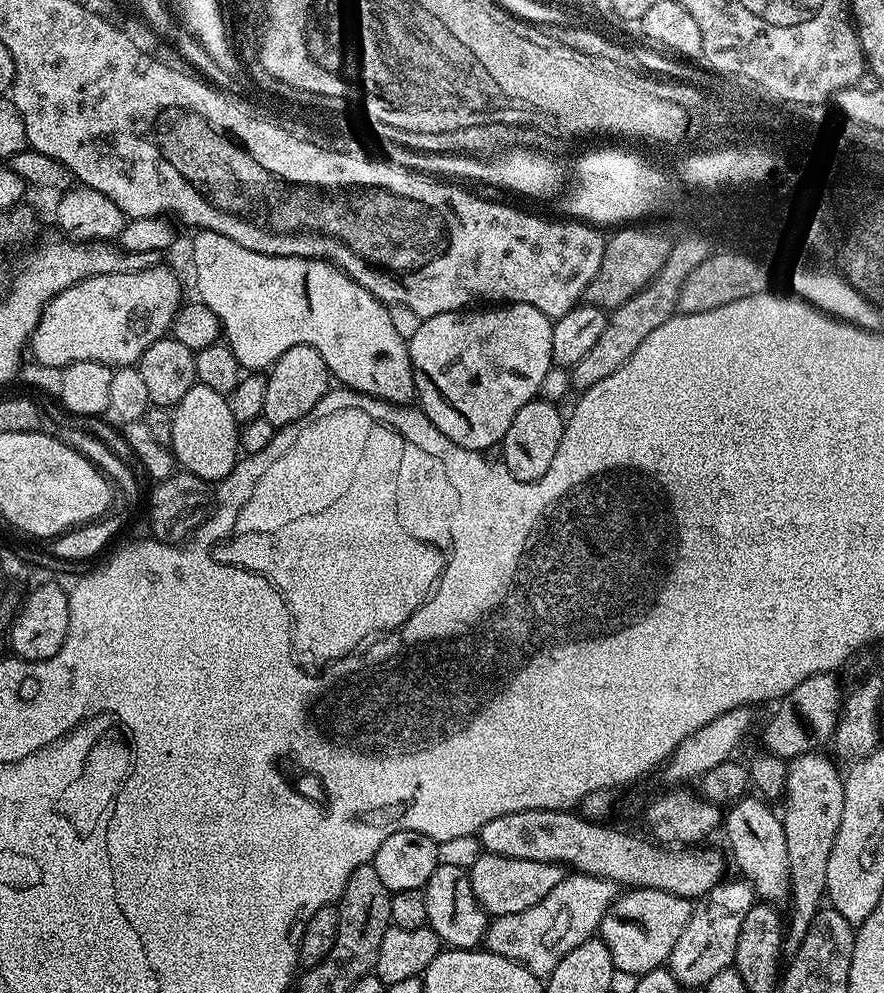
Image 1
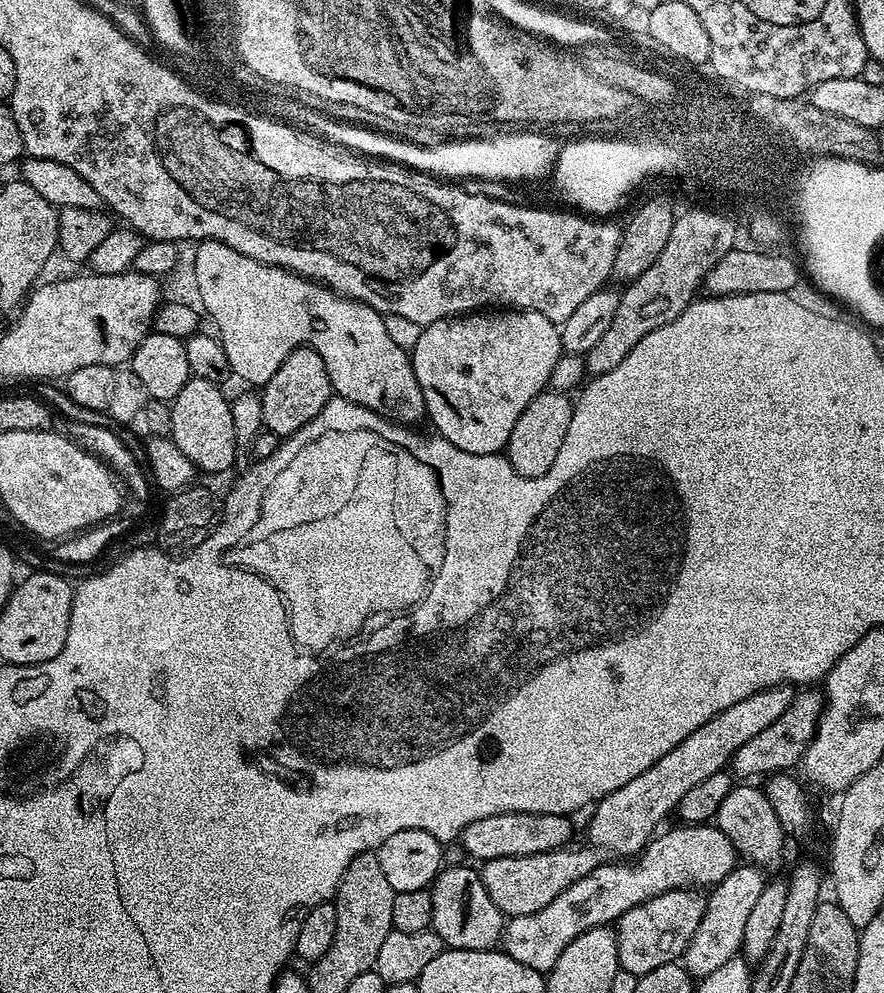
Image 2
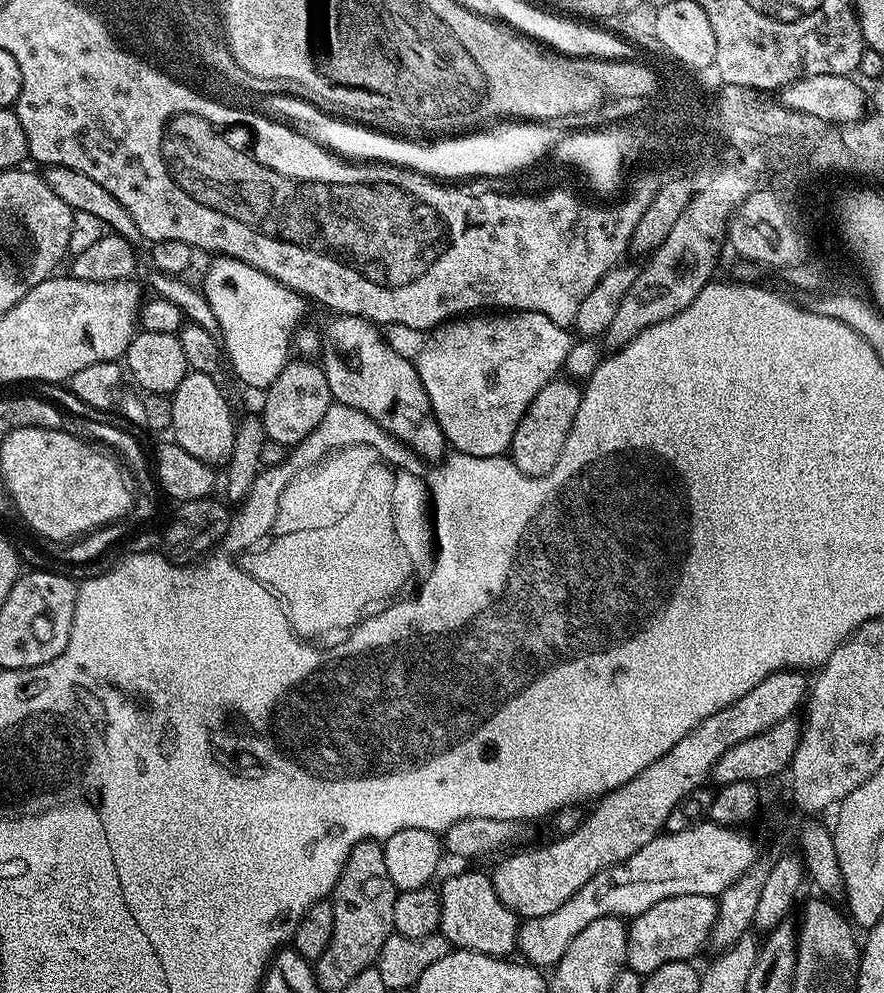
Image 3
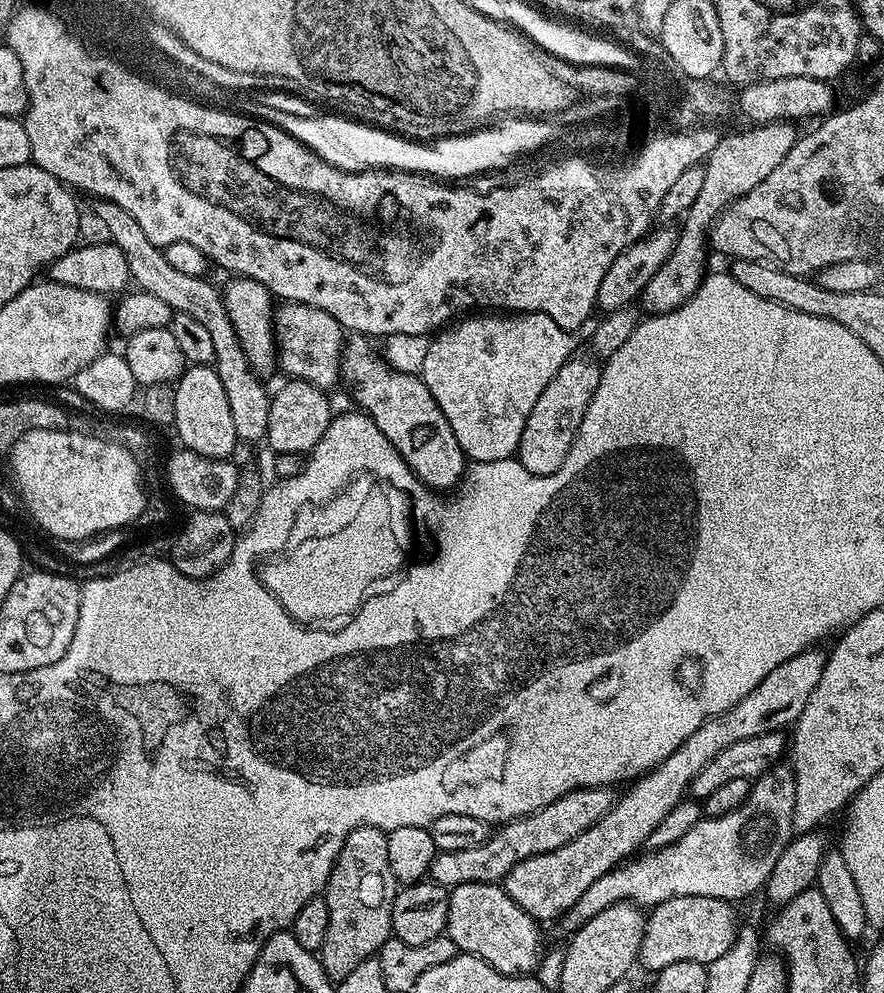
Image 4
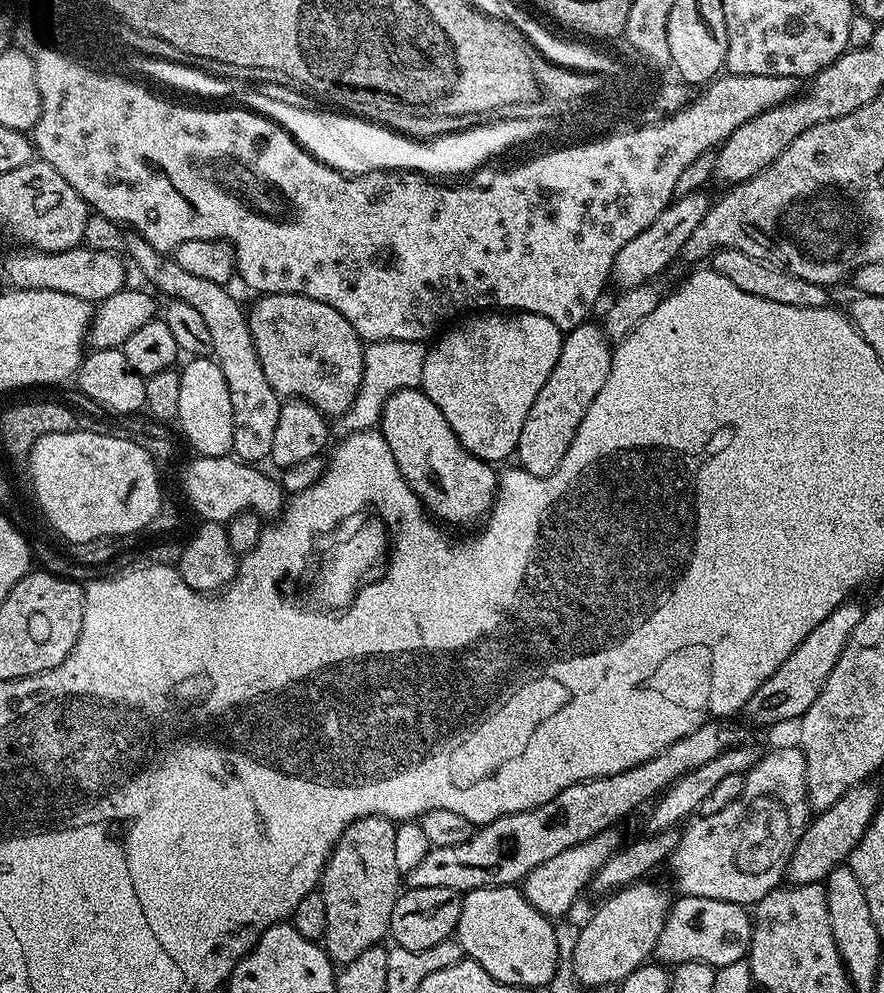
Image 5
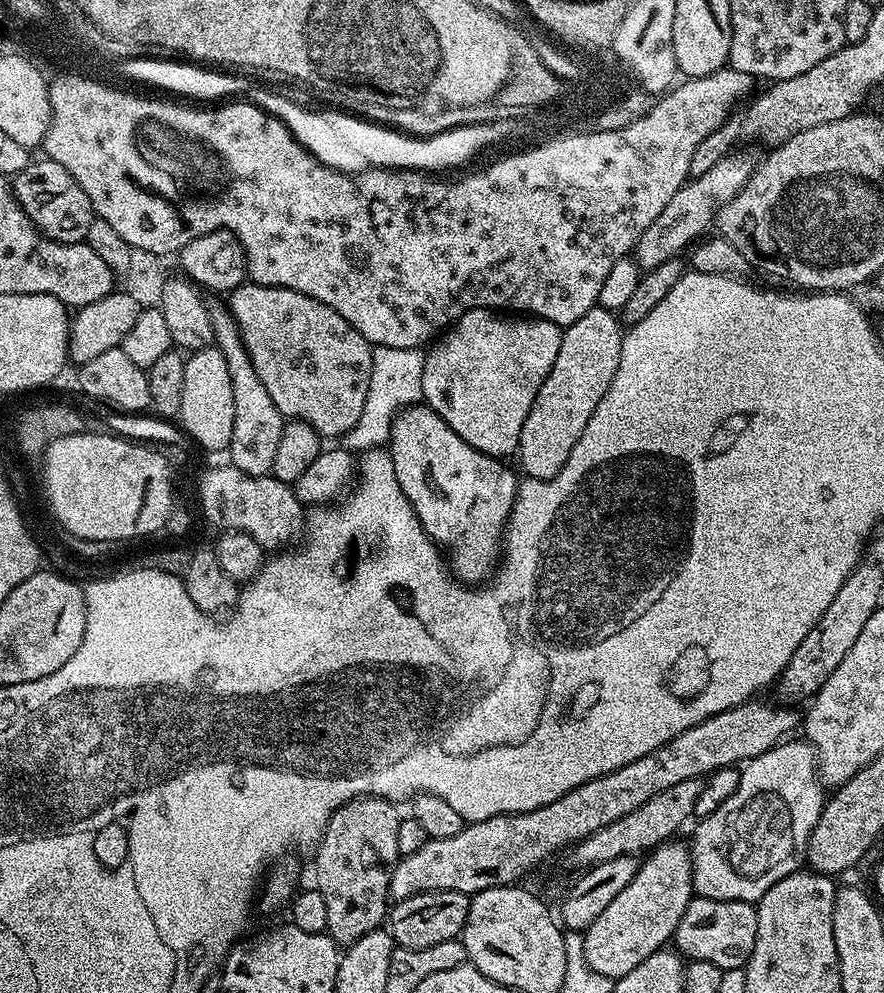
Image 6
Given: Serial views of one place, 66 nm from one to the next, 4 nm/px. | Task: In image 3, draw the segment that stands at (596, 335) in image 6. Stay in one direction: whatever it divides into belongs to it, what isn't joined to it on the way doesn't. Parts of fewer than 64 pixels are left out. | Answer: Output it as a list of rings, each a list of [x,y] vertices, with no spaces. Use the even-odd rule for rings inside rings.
[[[557,378],[538,390],[534,402],[530,402],[526,414],[518,422],[518,430],[514,430],[510,459],[519,472],[527,476],[545,476],[556,465],[562,446],[568,444],[581,395],[581,385],[568,378]]]

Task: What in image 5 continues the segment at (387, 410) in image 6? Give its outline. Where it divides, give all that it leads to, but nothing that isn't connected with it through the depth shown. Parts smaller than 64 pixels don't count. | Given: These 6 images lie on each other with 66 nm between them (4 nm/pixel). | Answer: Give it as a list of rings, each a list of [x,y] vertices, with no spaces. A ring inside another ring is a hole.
[[[373,340],[364,349],[364,373],[358,394],[343,416],[331,425],[333,437],[343,438],[356,432],[375,429],[380,423],[386,398],[403,388],[420,388],[428,348],[418,340]]]

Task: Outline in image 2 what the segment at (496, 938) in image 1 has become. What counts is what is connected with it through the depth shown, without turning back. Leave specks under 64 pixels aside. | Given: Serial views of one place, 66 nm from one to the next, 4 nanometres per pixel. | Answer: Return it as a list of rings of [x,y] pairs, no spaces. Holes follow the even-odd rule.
[[[711,823],[679,827],[672,828],[669,832],[661,831],[653,836],[648,841],[648,845],[644,847],[643,852],[639,853],[640,864],[634,865],[633,868],[628,865],[631,864],[628,862],[605,862],[592,871],[592,875],[582,878],[578,882],[574,882],[574,886],[562,890],[562,894],[558,894],[558,898],[554,898],[554,902],[550,902],[550,906],[542,906],[542,910],[534,910],[534,914],[511,917],[504,926],[502,937],[504,953],[510,958],[514,958],[514,962],[522,962],[522,966],[530,966],[530,970],[547,974],[554,966],[554,962],[558,962],[562,950],[566,950],[566,946],[570,946],[570,942],[574,942],[574,938],[578,938],[578,934],[591,928],[603,928],[611,925],[626,910],[630,910],[663,892],[669,892],[675,888],[707,889],[709,886],[722,882],[737,866],[736,848],[730,842],[730,838],[726,838],[726,834],[722,834],[720,828]]]

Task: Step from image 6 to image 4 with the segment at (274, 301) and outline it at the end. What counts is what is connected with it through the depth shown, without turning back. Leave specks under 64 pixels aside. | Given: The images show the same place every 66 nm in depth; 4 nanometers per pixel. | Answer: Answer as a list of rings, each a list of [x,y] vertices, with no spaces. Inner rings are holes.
[[[281,303],[274,312],[274,335],[278,349],[278,368],[285,372],[285,377],[305,380],[325,390],[332,390],[335,384],[341,383],[340,366],[346,348],[346,332],[333,316],[326,314],[326,310],[305,304]]]

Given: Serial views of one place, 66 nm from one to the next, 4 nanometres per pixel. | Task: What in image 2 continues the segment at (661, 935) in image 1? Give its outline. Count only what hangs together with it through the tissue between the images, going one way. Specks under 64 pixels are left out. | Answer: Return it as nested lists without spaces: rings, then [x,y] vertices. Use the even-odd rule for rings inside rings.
[[[686,888],[663,892],[626,910],[614,921],[621,969],[635,976],[645,976],[650,974],[650,970],[658,970],[658,966],[679,961],[684,955],[690,938],[694,938],[706,910],[705,893]]]

